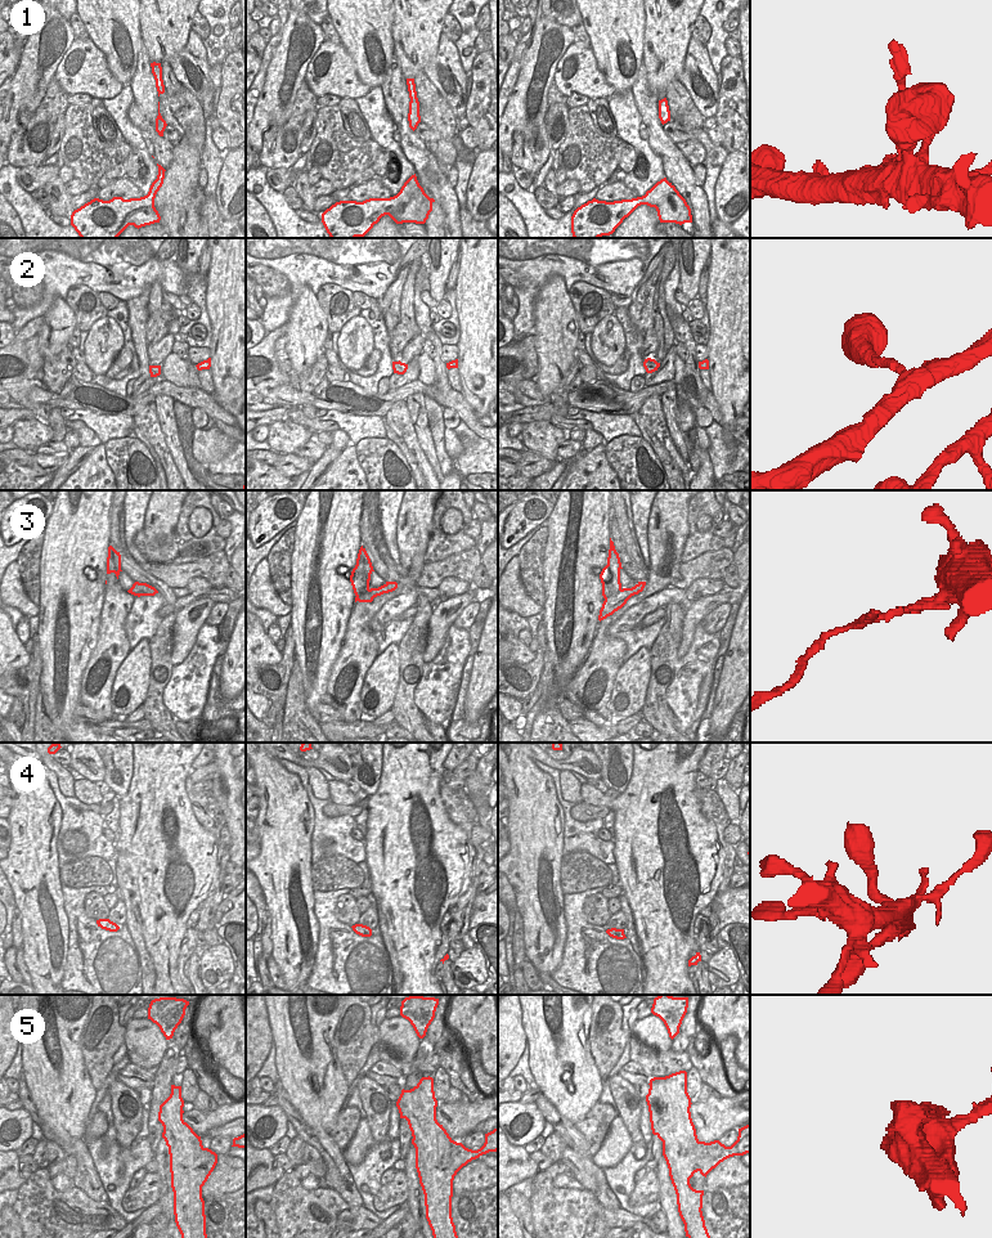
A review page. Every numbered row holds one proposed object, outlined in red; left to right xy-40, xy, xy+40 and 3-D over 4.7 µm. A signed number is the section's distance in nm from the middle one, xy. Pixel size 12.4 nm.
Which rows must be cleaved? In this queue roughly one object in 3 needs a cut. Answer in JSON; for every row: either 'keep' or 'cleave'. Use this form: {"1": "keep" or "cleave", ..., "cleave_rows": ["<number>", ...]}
{"1": "cleave", "2": "keep", "3": "cleave", "4": "keep", "5": "cleave", "cleave_rows": ["1", "3", "5"]}

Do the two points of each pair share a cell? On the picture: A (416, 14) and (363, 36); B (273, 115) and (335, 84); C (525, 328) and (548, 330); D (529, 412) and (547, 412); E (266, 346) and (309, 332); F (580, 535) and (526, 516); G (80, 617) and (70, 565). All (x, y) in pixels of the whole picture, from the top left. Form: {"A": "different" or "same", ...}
{"A": "different", "B": "different", "C": "different", "D": "same", "E": "different", "F": "different", "G": "same"}

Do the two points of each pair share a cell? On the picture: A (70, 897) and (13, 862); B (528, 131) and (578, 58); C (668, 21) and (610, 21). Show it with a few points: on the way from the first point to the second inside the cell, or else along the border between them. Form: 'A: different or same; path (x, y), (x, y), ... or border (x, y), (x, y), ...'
A: different; border (61, 884), (64, 914), (68, 922)
B: different; border (564, 54), (559, 61), (552, 83)
C: different; border (645, 13), (643, 52)

